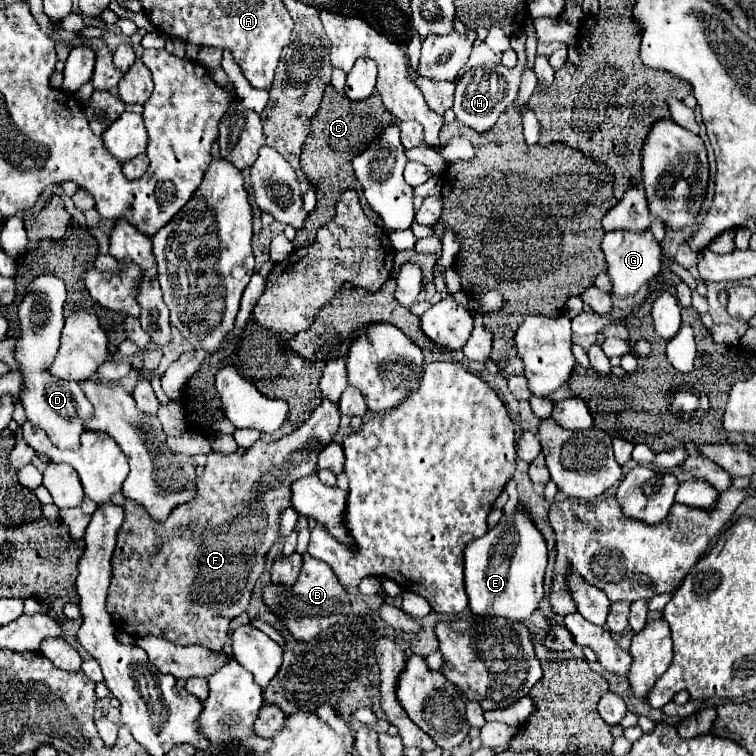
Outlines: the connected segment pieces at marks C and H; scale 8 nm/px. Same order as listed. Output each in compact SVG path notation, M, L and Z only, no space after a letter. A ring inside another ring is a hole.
M326 86L322 104L318 114L314 116L310 138L306 138L302 146L300 164L306 174L306 178L312 182L332 182L332 164L334 162L346 162L346 150L352 150L352 158L358 156L370 142L386 130L386 126L396 124L394 116L384 108L380 94L374 92L370 98L352 102L346 98L346 94L340 94L334 90L334 86Z
M482 64L464 72L462 80L456 86L456 98L452 106L456 118L476 132L492 130L498 116L516 100L516 92L520 86L520 72L522 72L520 66L508 70L502 64Z

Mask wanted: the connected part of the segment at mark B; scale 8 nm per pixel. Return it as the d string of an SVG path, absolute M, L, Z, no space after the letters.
M304 554L302 572L294 586L270 584L266 586L262 596L264 602L272 608L272 612L282 618L282 622L288 626L288 630L294 634L296 640L316 638L322 630L332 626L340 616L346 616L350 612L348 592L342 588L332 568L326 566L322 560L312 558L310 554Z

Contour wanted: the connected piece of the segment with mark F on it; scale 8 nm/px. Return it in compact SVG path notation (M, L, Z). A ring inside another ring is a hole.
M324 400L310 416L308 422L304 422L302 426L298 426L290 436L284 436L280 440L274 440L274 442L264 442L264 440L258 440L254 446L250 446L246 450L244 456L240 454L220 454L220 452L210 452L208 454L208 462L204 466L204 472L196 478L196 484L198 484L198 494L192 498L192 502L186 502L186 504L180 504L172 510L172 514L164 520L164 522L158 522L154 518L150 518L150 514L146 512L144 506L136 504L134 500L126 500L124 504L124 512L126 512L126 518L124 518L124 524L118 532L118 542L116 542L116 550L112 554L112 578L110 578L110 586L108 586L108 602L106 602L106 608L112 616L112 624L134 636L134 638L142 638L142 636L162 636L166 640L172 640L180 646L190 646L190 644L200 644L208 650L214 650L214 652L220 652L222 646L226 644L226 638L228 638L228 624L232 618L236 618L238 614L242 614L250 602L250 596L252 596L252 590L254 590L254 584L256 580L260 578L262 570L264 570L264 562L266 562L266 556L272 548L272 544L278 540L278 512L282 508L288 508L290 506L290 498L292 498L292 490L290 486L298 480L298 478L304 478L308 474L314 472L314 466L316 466L316 458L318 458L318 452L320 448L324 448L332 436L338 432L338 426L340 426L340 410L336 404Z

